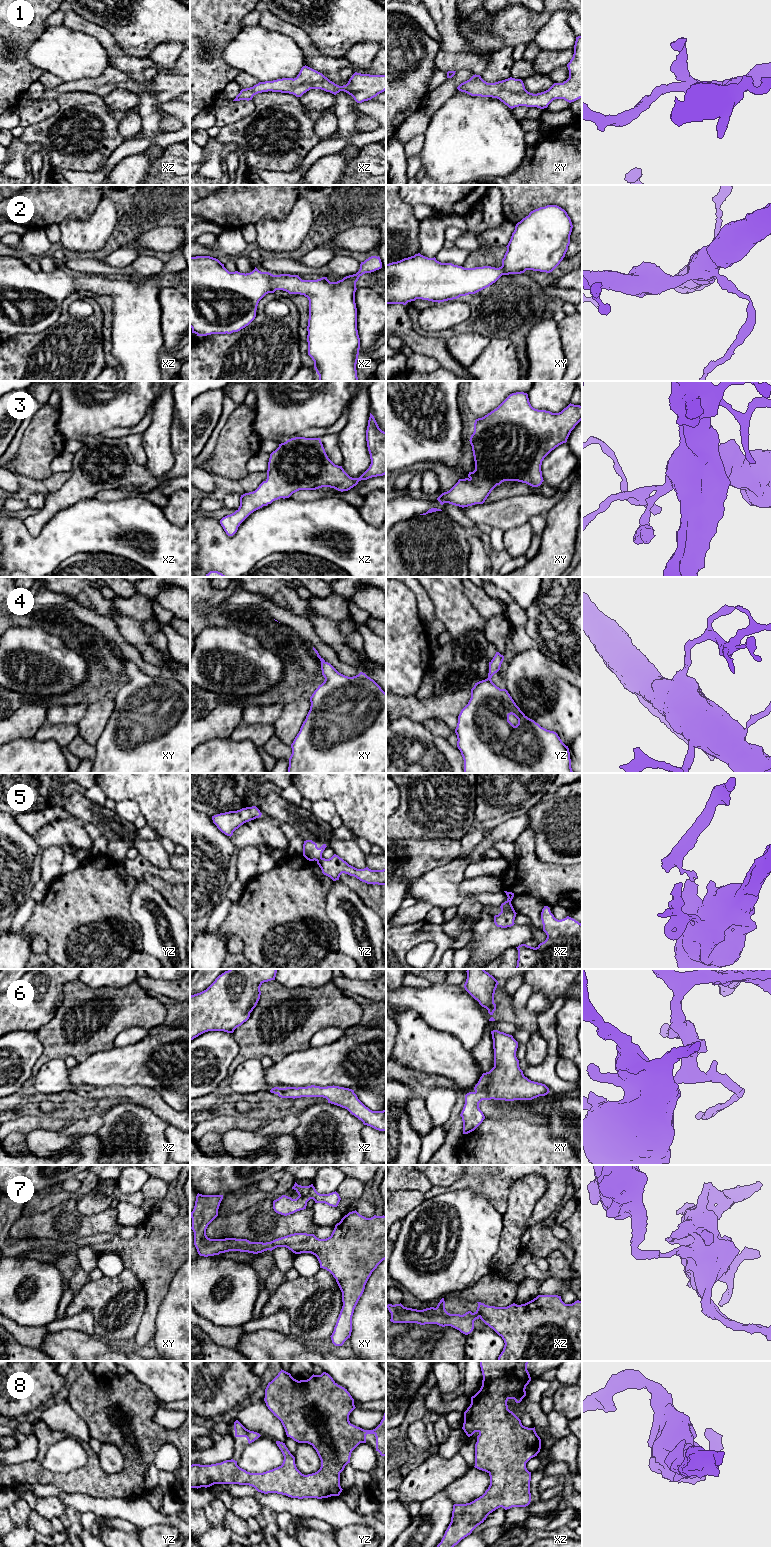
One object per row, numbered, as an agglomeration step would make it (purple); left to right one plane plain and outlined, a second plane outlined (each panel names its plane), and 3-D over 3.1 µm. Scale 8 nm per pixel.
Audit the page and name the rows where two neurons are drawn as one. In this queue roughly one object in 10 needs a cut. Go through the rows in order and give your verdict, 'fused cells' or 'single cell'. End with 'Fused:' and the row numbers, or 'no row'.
1: single cell
2: single cell
3: single cell
4: single cell
5: fused cells
6: single cell
7: single cell
8: single cell
Fused: 5

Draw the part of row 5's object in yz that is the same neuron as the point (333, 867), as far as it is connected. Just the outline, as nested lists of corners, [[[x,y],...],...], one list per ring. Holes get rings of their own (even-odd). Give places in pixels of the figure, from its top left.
[[[336,854],[329,859],[321,857],[317,864],[321,868],[322,873],[333,881],[339,880],[340,875],[345,873],[367,884],[386,885],[386,868],[383,870],[371,870],[368,867],[357,869]]]

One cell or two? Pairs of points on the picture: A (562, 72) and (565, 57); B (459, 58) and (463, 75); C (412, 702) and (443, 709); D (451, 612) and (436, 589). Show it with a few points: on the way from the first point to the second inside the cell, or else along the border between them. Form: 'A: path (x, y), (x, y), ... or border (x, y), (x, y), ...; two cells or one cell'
A: border (566, 65), (560, 65), (548, 74); two cells
B: border (456, 70), (468, 70), (474, 74); two cells
C: path (420, 708), (435, 708); one cell
D: path (451, 606), (442, 595); one cell

